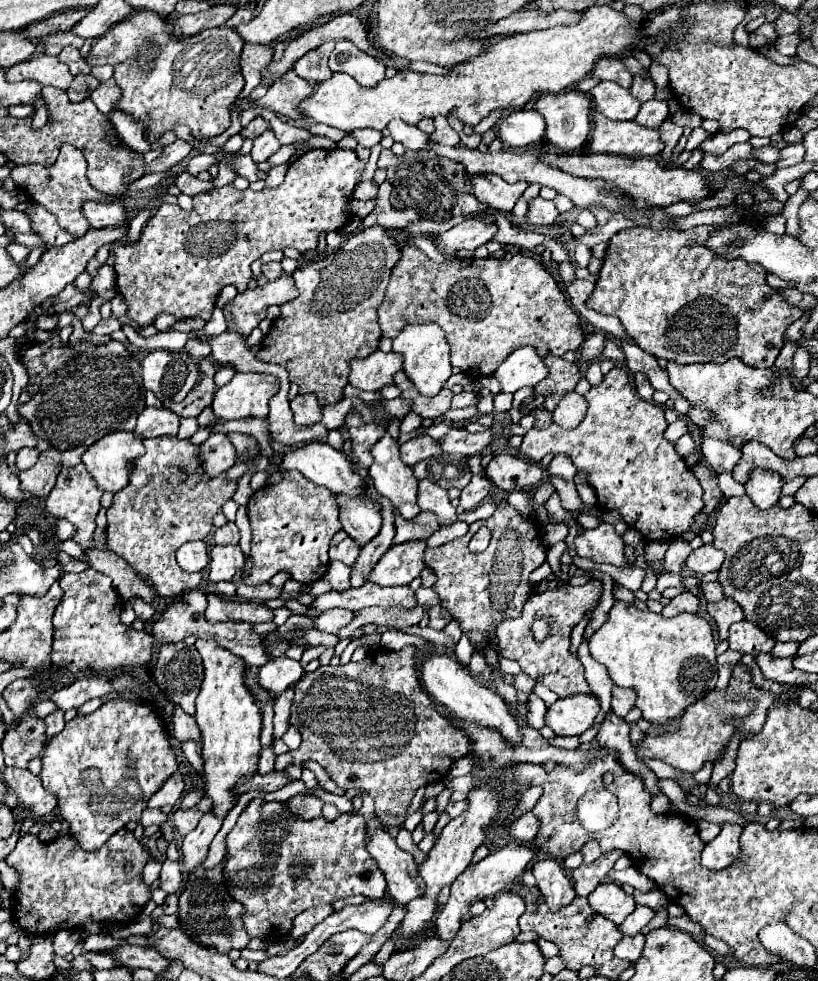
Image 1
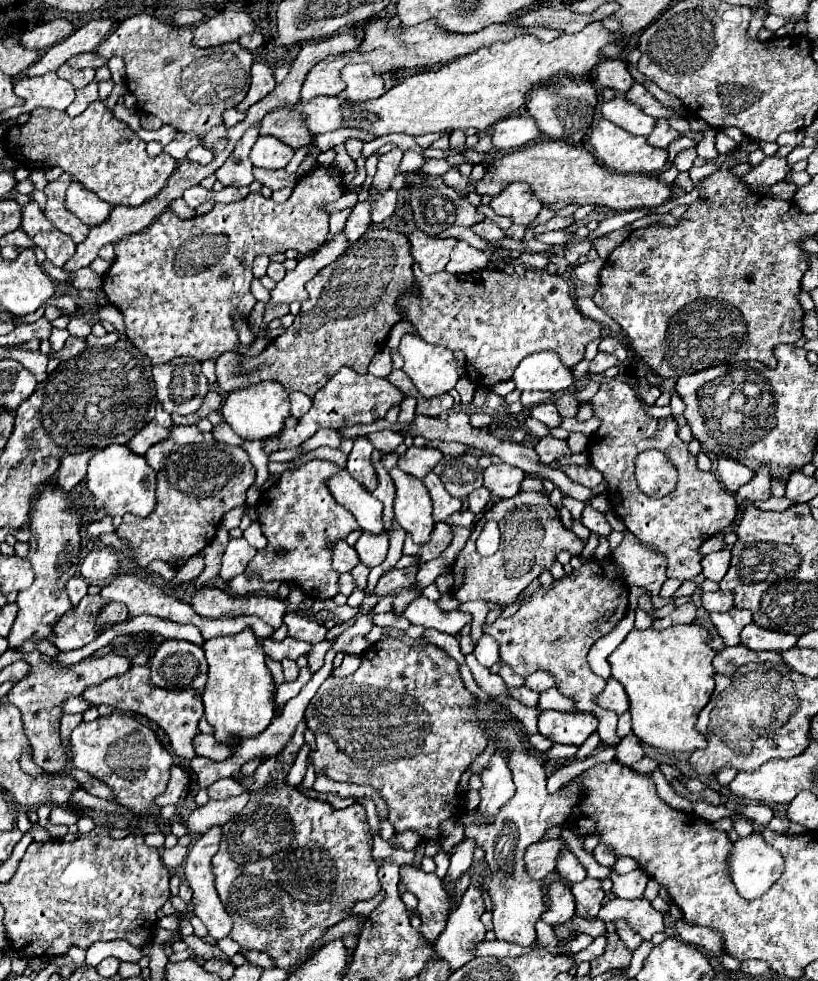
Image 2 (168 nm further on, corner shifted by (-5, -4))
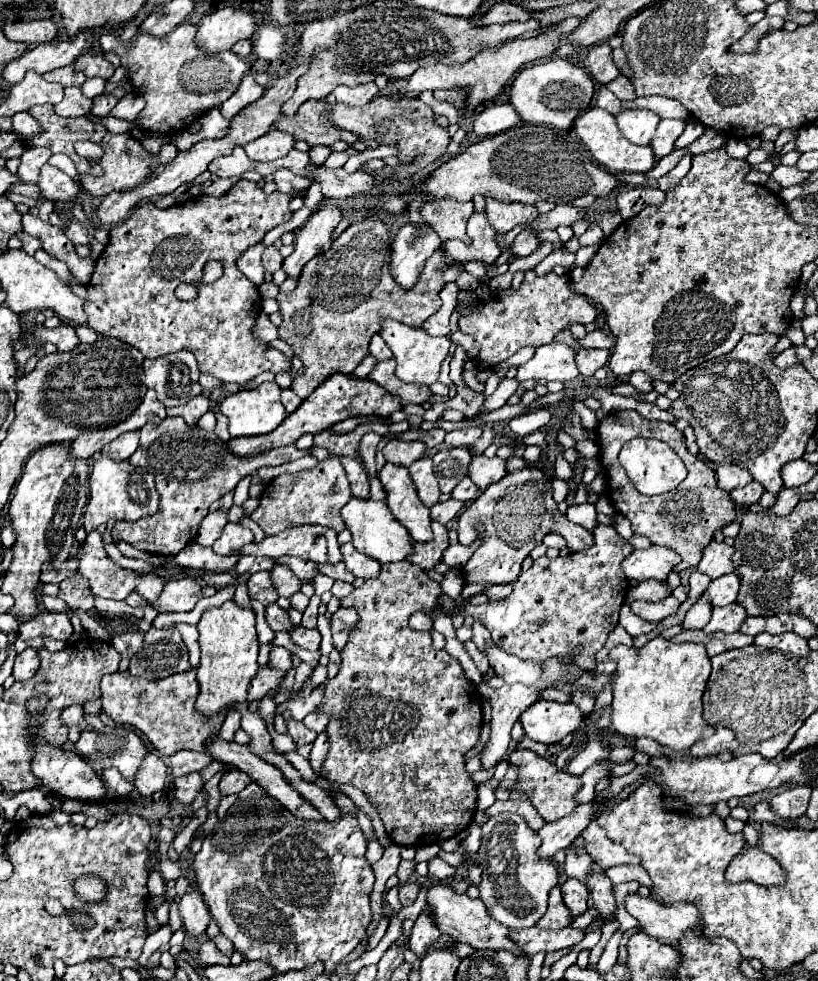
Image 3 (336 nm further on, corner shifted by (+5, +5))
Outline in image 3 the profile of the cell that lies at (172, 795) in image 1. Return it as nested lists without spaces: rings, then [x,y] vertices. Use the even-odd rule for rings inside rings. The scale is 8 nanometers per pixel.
[[[149,753],[143,759],[143,765],[139,767],[139,777],[135,779],[135,787],[143,797],[151,797],[153,793],[163,791],[165,785],[167,785],[167,765],[159,755]]]

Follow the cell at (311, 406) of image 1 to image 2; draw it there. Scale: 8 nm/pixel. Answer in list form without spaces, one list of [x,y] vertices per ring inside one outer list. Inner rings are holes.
[[[341,368],[329,382],[323,386],[315,398],[311,410],[297,420],[297,426],[283,430],[277,434],[277,438],[269,440],[263,444],[265,454],[283,450],[283,448],[293,448],[301,446],[305,440],[309,440],[317,430],[321,428],[341,428],[341,426],[355,426],[355,424],[371,424],[379,418],[385,418],[391,406],[399,406],[403,400],[403,394],[389,384],[385,378],[377,378],[371,374],[357,374],[351,368]]]

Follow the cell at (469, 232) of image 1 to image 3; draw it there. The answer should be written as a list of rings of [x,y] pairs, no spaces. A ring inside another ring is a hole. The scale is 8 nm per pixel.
[[[407,223],[399,229],[391,251],[391,273],[395,273],[395,281],[405,289],[415,285],[417,275],[423,271],[425,261],[441,247],[441,239],[431,231],[431,227],[417,227]]]

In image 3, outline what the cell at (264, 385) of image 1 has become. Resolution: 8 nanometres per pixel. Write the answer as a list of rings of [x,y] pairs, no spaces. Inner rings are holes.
[[[261,383],[251,391],[241,389],[225,397],[219,409],[229,419],[231,437],[271,433],[287,417],[277,383]]]

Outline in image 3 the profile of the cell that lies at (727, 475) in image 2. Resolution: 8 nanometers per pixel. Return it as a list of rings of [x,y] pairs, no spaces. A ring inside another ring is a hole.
[[[715,463],[715,475],[717,475],[717,485],[725,491],[743,487],[753,479],[747,473],[747,469],[739,467],[739,465],[731,465],[731,463]]]

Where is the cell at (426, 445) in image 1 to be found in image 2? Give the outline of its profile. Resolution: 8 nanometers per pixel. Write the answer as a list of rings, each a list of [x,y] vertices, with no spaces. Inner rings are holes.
[[[411,446],[403,456],[399,456],[397,466],[407,474],[413,474],[417,478],[425,478],[433,470],[433,466],[437,466],[437,462],[441,458],[443,458],[443,454],[437,448]]]

